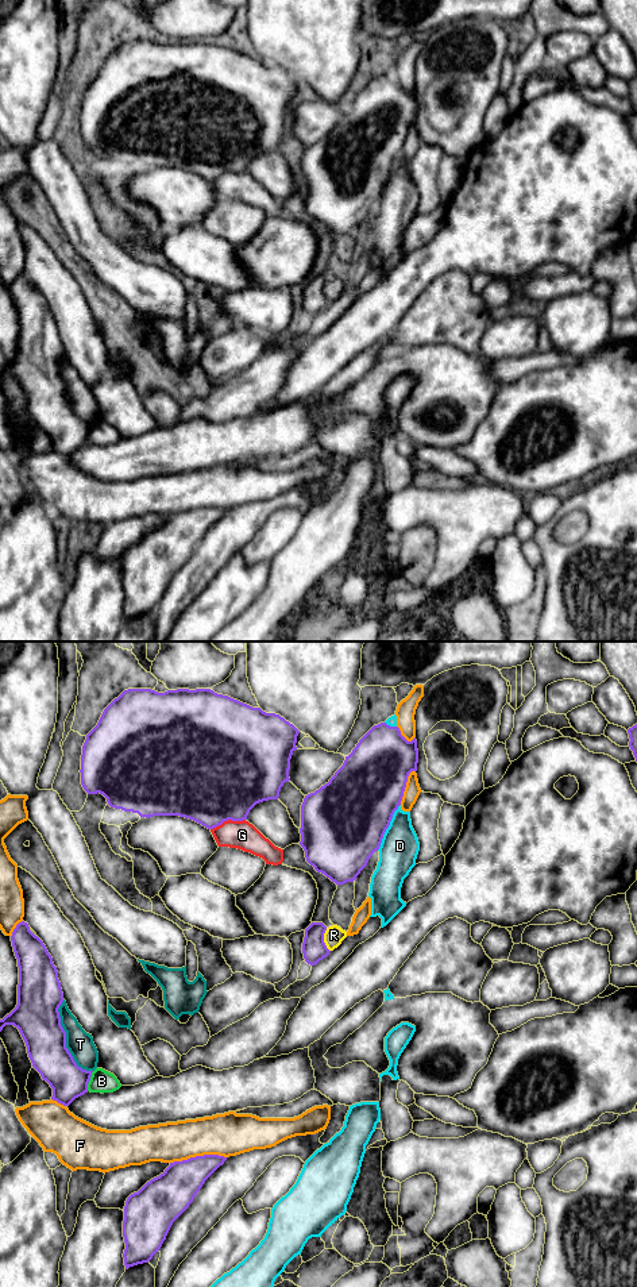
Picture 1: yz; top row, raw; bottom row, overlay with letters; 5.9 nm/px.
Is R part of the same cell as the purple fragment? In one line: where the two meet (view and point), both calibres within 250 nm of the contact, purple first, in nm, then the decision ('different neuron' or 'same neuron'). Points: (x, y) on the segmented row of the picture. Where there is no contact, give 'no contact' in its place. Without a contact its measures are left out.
yz (323, 940) | 140/120 nm | different neuron

